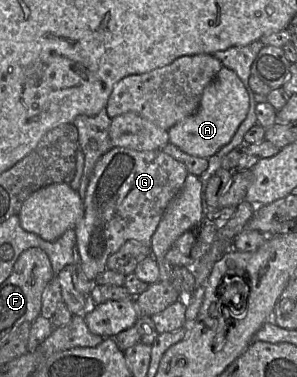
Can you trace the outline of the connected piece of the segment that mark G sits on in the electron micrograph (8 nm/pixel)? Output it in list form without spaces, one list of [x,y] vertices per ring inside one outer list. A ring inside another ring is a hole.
[[[113,147],[97,161],[83,199],[84,217],[74,228],[80,264],[90,281],[94,283],[94,280],[107,269],[108,258],[127,241],[134,240],[151,245],[152,236],[167,206],[183,188],[187,175],[185,165],[162,150],[144,152]]]

